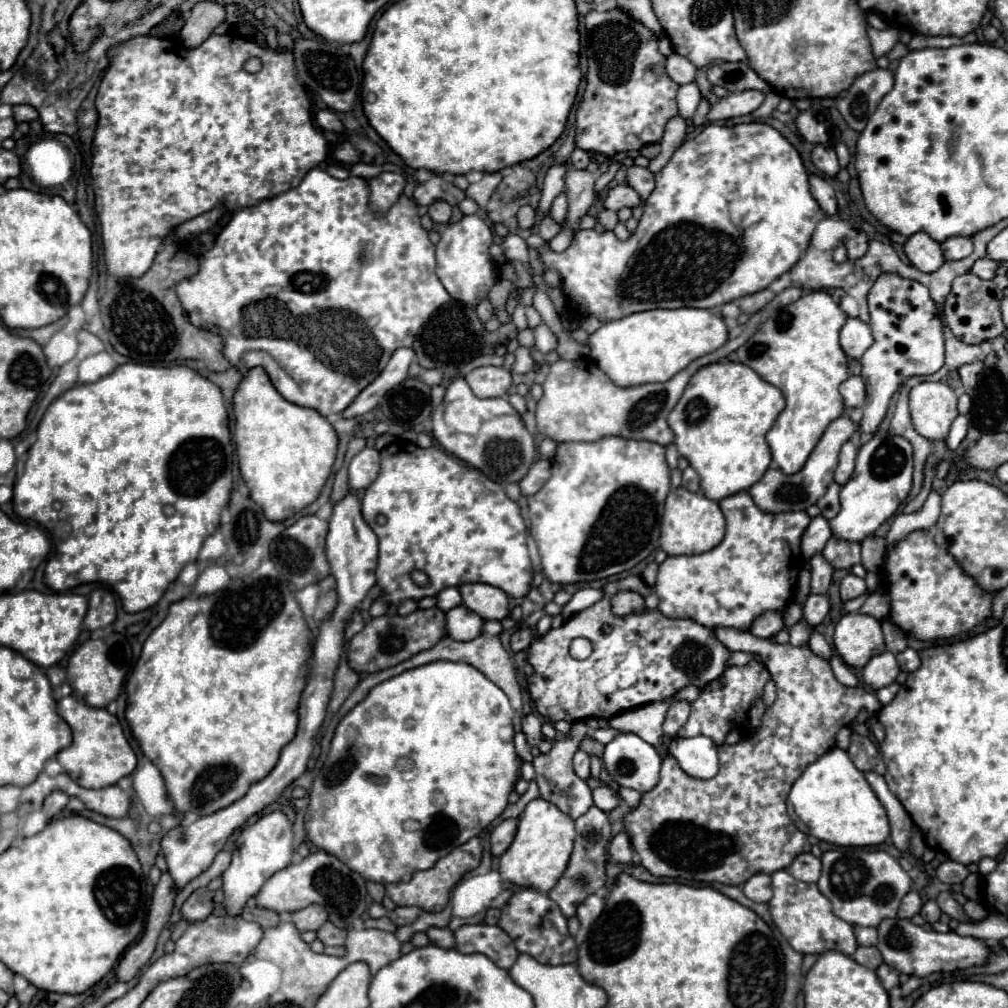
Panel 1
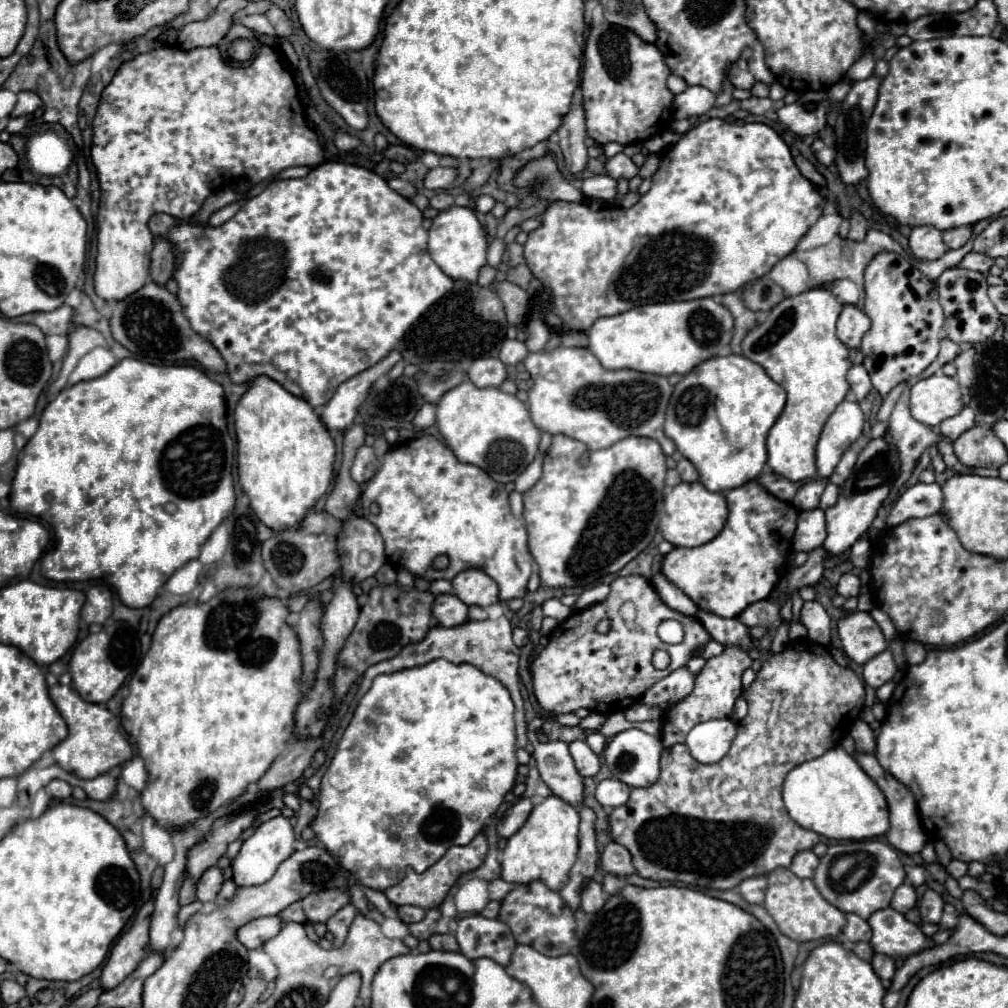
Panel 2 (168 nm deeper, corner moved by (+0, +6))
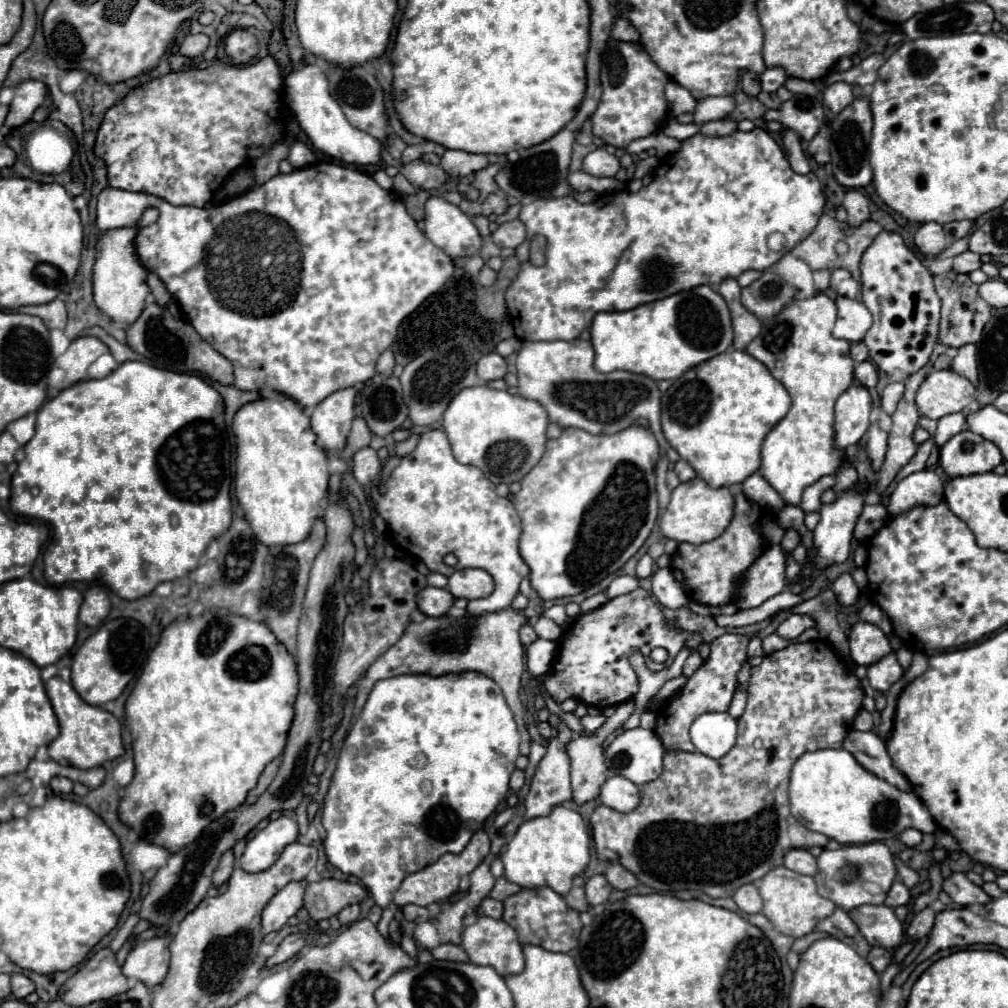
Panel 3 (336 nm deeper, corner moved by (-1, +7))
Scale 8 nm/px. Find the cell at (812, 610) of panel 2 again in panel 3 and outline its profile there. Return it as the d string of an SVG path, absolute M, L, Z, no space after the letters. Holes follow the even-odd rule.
M790 614L788 620L784 620L778 626L776 634L780 634L782 638L796 638L798 634L802 634L804 630L814 628L814 626L816 626L816 620L812 616L808 616L808 614Z

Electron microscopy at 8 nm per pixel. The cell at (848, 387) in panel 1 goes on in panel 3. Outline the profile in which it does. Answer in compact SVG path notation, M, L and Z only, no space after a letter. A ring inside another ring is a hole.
M868 360L856 364L854 376L856 376L856 380L858 380L862 386L866 386L866 388L874 388L876 382L878 382L878 370L876 370L876 366L874 366L872 362L868 362Z

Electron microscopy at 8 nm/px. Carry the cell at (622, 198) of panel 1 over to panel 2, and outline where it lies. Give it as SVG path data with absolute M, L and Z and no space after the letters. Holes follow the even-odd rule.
M595 175L581 181L581 191L589 199L611 201L617 195L617 181L609 175Z

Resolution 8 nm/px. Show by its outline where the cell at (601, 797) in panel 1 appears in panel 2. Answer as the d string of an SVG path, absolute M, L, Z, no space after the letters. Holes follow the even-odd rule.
M605 779L597 785L597 791L595 791L595 797L597 801L607 807L607 809L613 809L613 807L621 807L629 801L629 793L631 793L631 787L625 785L623 781L617 781L617 779Z

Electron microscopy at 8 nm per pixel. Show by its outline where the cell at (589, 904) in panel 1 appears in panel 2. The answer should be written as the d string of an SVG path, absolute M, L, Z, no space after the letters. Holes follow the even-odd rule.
M589 881L581 895L581 909L585 913L597 913L605 905L605 893L603 887L597 881Z

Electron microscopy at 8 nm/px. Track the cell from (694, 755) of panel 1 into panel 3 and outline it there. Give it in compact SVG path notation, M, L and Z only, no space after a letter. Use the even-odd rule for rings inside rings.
M728 712L702 714L690 726L690 738L700 754L722 758L736 742L736 720Z

